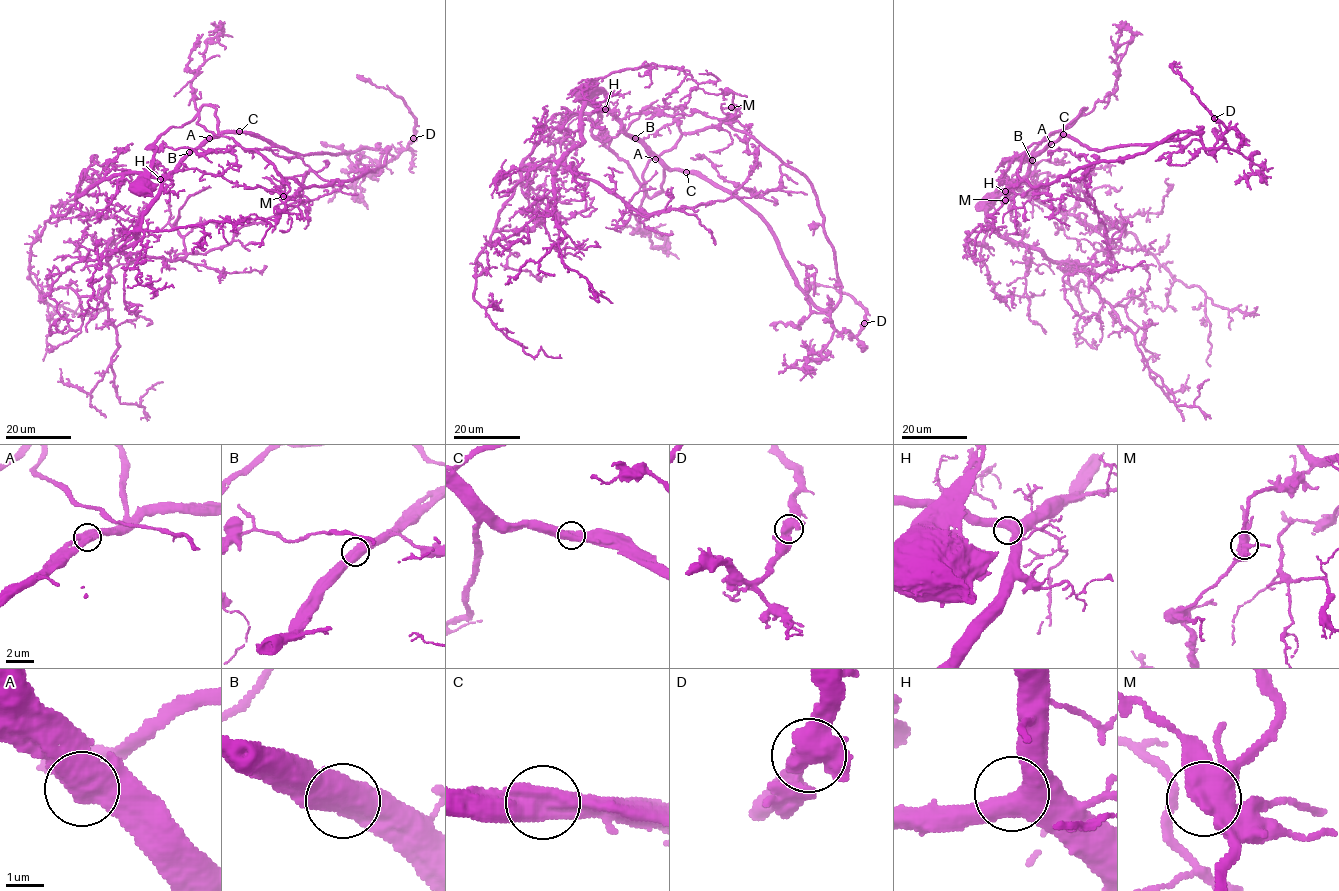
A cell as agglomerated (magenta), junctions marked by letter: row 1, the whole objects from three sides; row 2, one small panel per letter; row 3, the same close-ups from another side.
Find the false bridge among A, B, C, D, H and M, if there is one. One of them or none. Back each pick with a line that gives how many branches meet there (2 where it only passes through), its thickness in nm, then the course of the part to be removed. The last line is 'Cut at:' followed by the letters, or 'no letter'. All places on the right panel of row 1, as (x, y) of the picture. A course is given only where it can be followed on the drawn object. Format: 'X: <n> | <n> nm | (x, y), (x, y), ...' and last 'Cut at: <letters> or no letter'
Cut at: no letter

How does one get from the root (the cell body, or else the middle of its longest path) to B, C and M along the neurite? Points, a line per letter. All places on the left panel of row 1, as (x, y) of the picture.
B: (139, 188), (156, 150), (146, 148), (150, 146), (189, 147), (198, 153), (227, 150), (199, 147), (190, 152)
C: (139, 188), (156, 150), (146, 148), (171, 127), (189, 121), (204, 105), (215, 109), (220, 133), (239, 132)
M: (139, 188), (156, 150), (150, 146), (199, 153), (240, 145), (274, 166), (290, 187), (283, 196)

